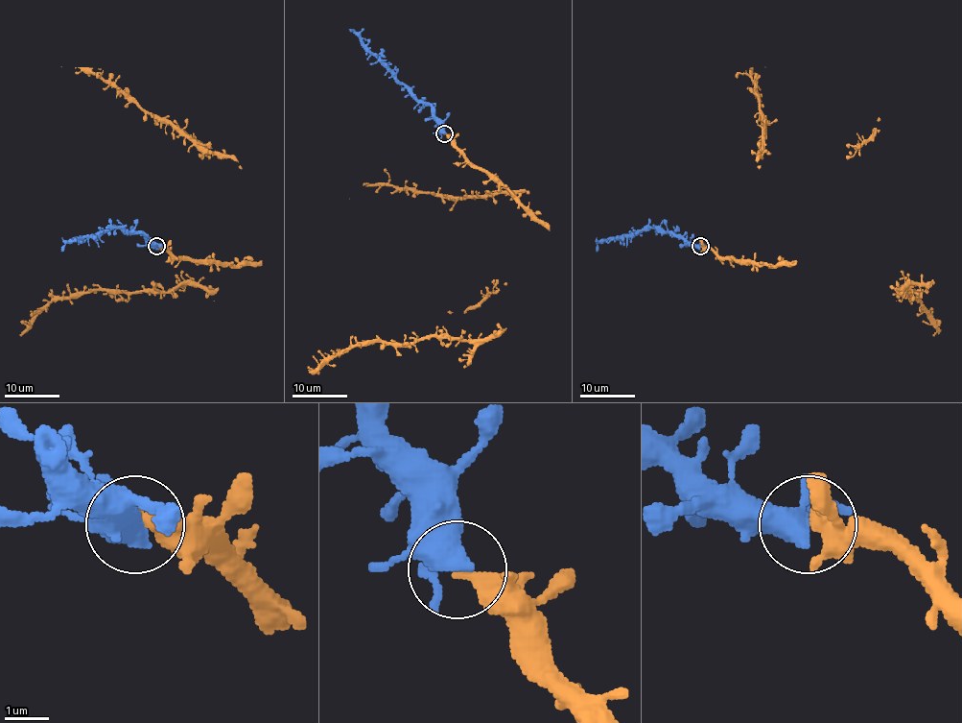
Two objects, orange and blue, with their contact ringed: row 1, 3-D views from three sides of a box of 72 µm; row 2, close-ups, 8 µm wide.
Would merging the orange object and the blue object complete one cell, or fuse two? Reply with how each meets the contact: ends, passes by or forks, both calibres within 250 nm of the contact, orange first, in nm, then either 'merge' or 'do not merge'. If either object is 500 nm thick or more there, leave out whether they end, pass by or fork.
orange ends; blue forks; calibres 380 and 360 nm; merge

